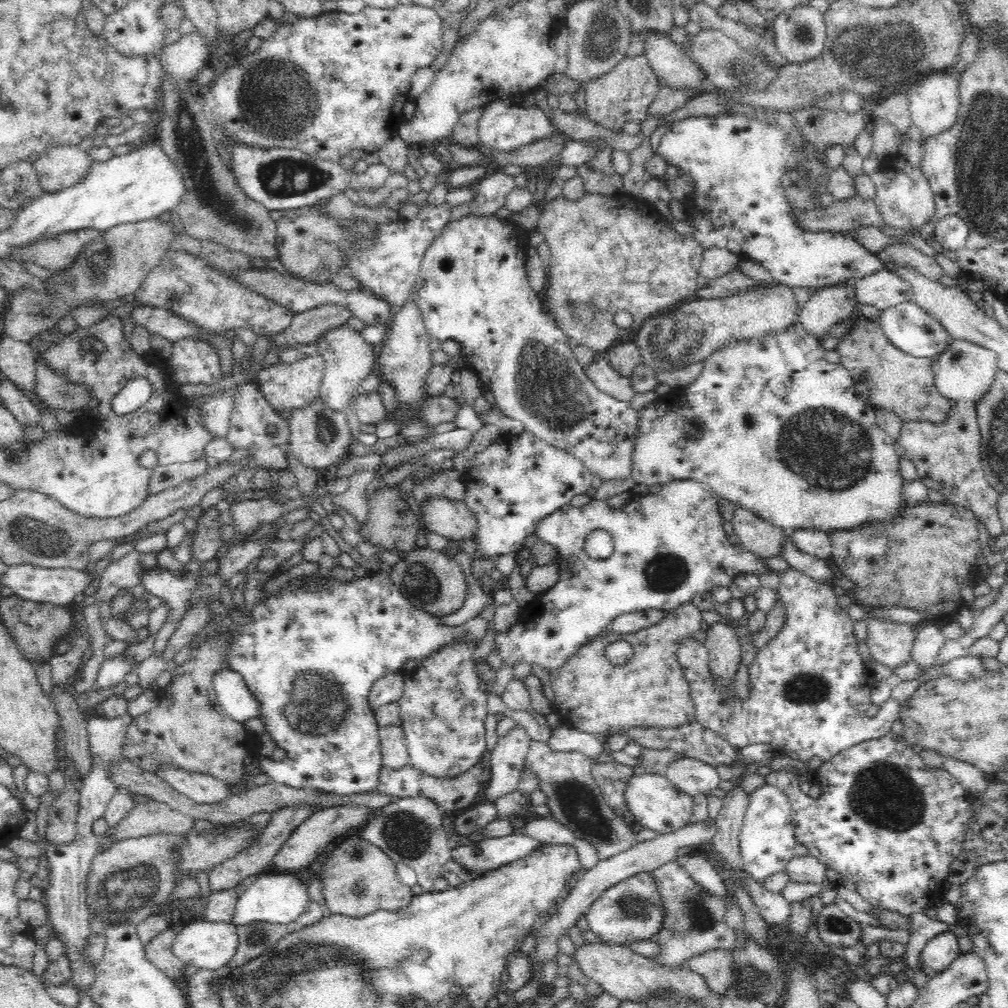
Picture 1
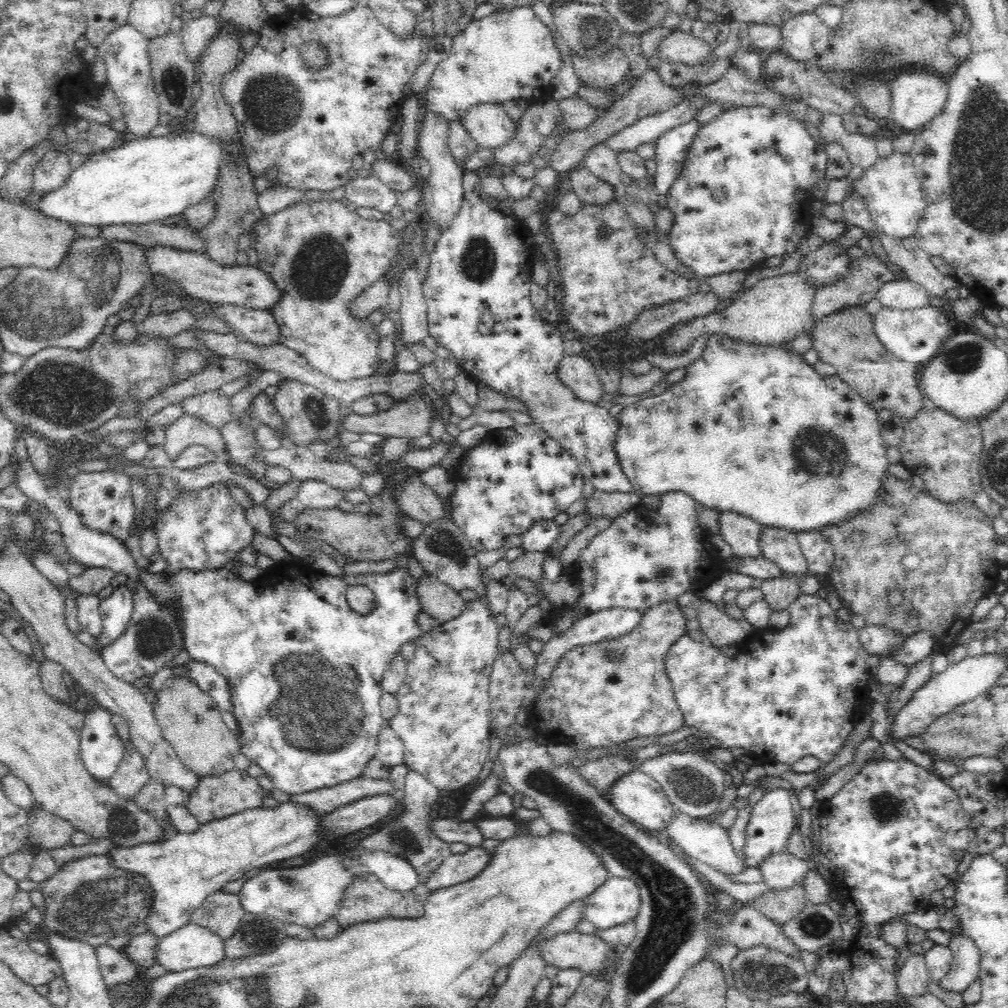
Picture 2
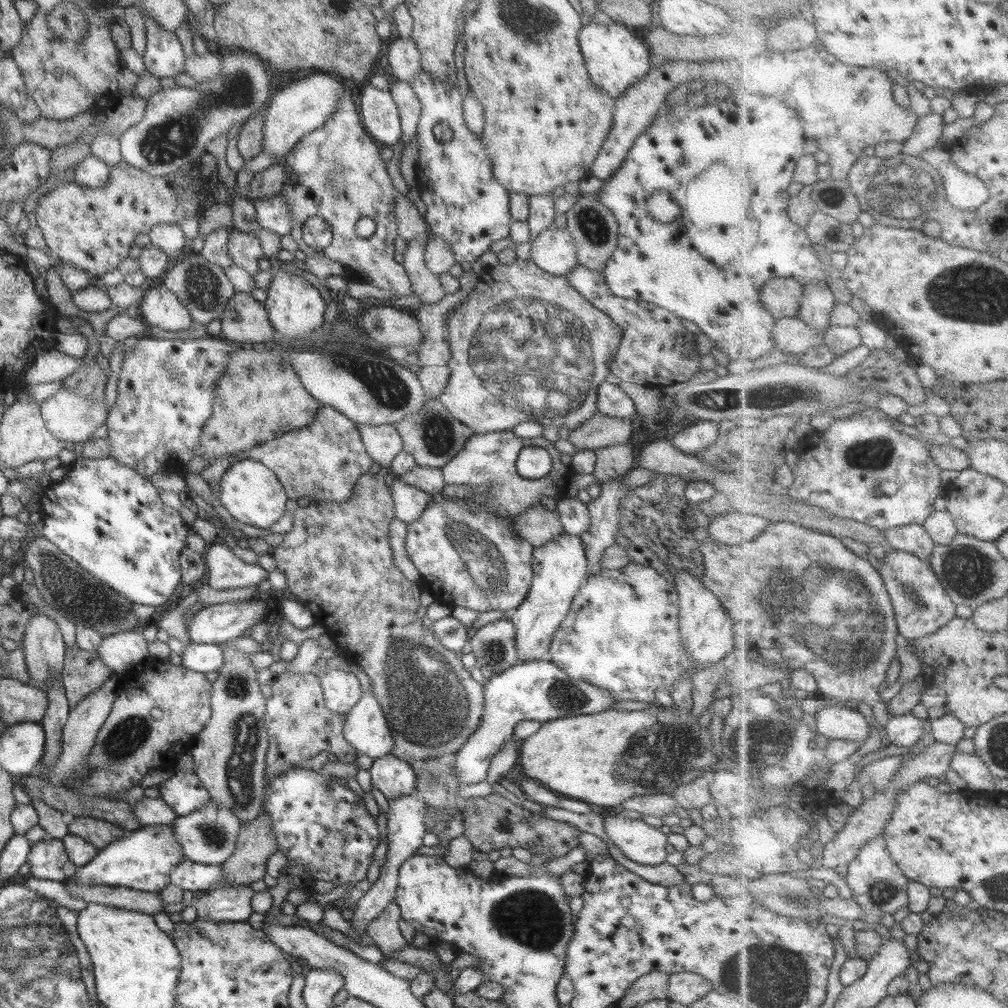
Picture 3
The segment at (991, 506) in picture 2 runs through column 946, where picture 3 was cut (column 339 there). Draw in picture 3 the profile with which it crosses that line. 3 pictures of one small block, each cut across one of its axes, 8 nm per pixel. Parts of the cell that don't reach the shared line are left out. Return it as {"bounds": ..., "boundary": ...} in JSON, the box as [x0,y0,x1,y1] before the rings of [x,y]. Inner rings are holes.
{"bounds":[199,405,373,502],"boundary":[[[320,405],[314,420],[308,426],[291,430],[250,450],[217,458],[199,474],[209,482],[220,478],[232,463],[244,459],[261,462],[269,468],[282,483],[290,500],[306,496],[313,502],[346,502],[352,496],[356,481],[369,472],[373,463],[357,424],[326,405]]]}

